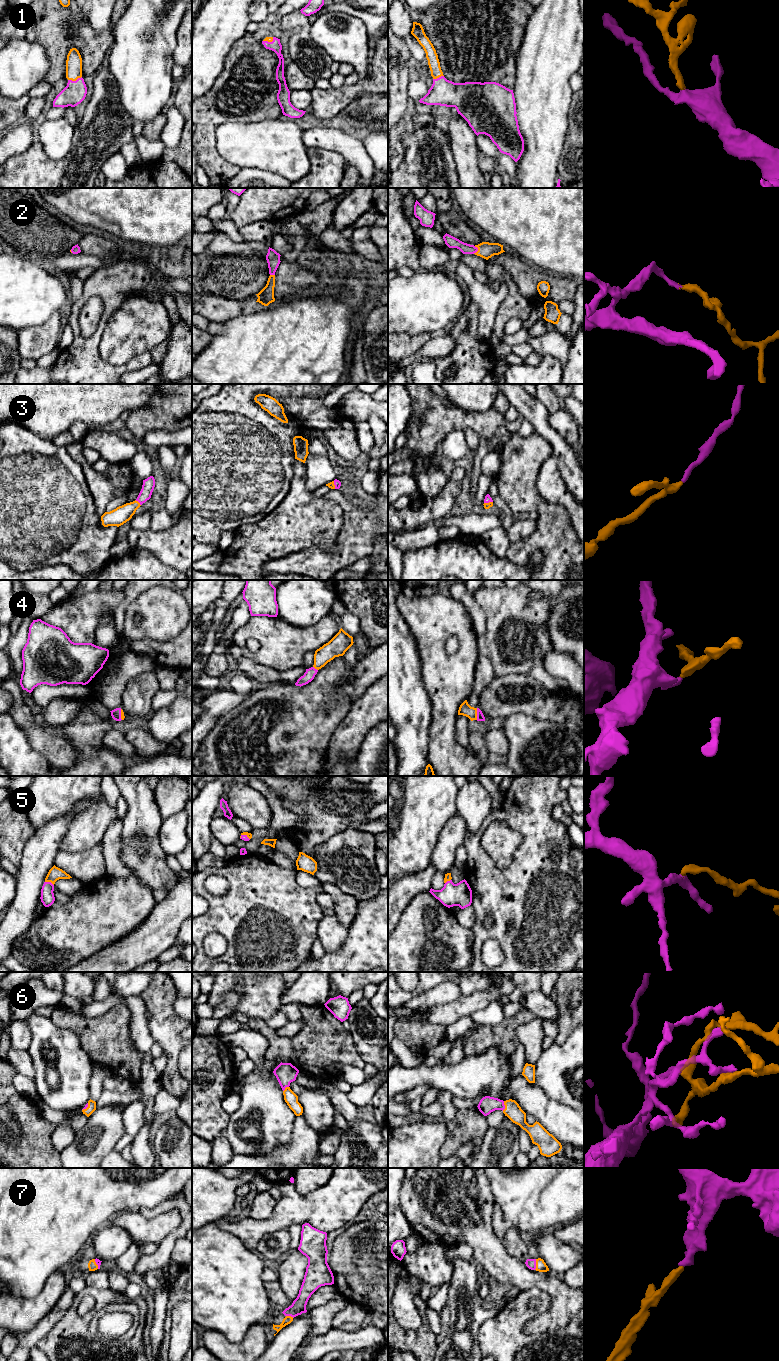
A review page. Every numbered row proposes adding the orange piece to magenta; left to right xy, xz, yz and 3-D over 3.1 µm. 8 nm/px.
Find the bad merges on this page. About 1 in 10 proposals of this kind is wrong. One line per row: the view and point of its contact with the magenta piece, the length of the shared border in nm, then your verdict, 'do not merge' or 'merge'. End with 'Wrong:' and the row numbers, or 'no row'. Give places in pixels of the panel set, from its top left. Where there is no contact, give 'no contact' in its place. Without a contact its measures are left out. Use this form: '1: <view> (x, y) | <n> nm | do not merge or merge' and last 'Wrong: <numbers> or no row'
1: xy (74, 81) | 120 nm | merge
2: yz (477, 250) | 70 nm | merge
3: xy (138, 501) | 60 nm | merge
4: yz (477, 714) | 100 nm | merge
5: xy (49, 882) | 80 nm | merge
6: yz (504, 1106) | 80 nm | merge
7: yz (535, 1264) | 90 nm | merge
Wrong: no row

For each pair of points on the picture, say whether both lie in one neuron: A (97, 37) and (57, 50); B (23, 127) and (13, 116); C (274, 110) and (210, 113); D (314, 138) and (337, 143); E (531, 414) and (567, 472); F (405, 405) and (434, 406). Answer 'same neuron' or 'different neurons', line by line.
A: same neuron
B: different neurons
C: same neuron
D: same neuron
E: same neuron
F: different neurons

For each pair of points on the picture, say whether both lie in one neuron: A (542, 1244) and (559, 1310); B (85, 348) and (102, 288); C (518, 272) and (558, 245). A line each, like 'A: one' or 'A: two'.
A: two
B: one
C: two

